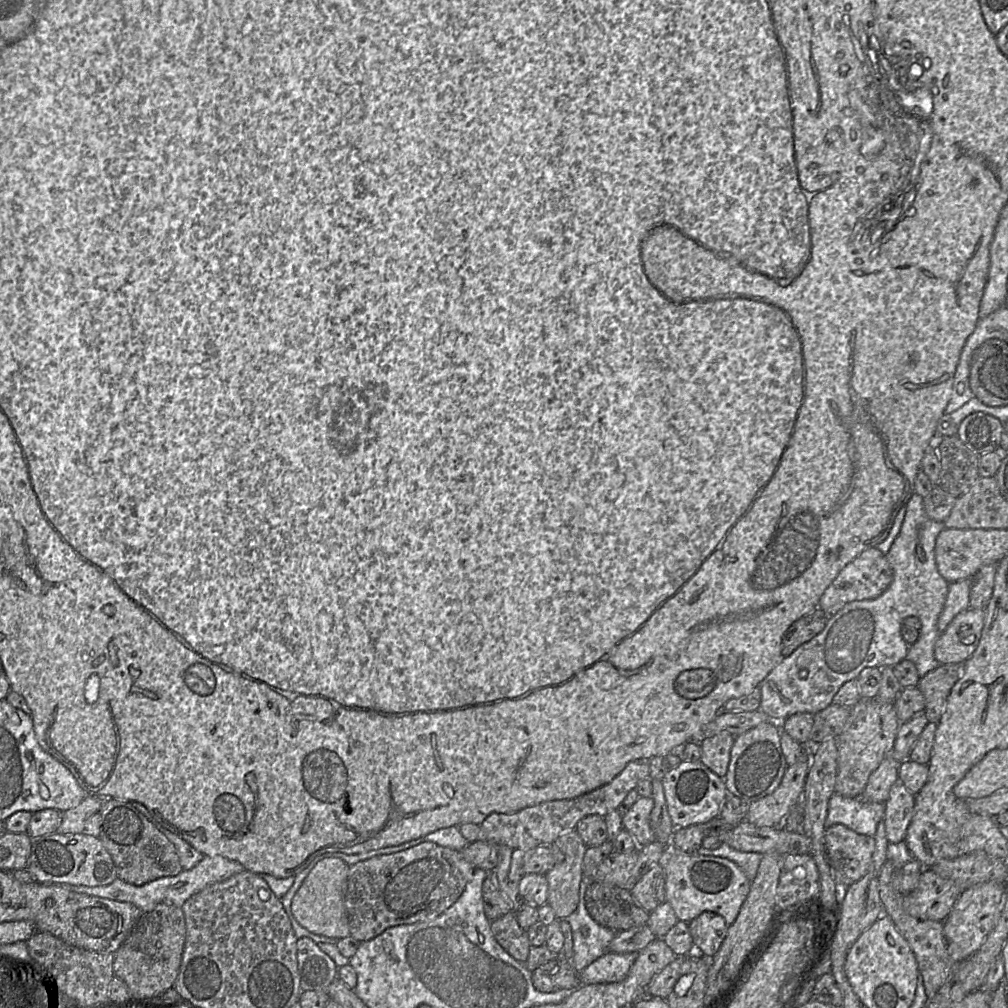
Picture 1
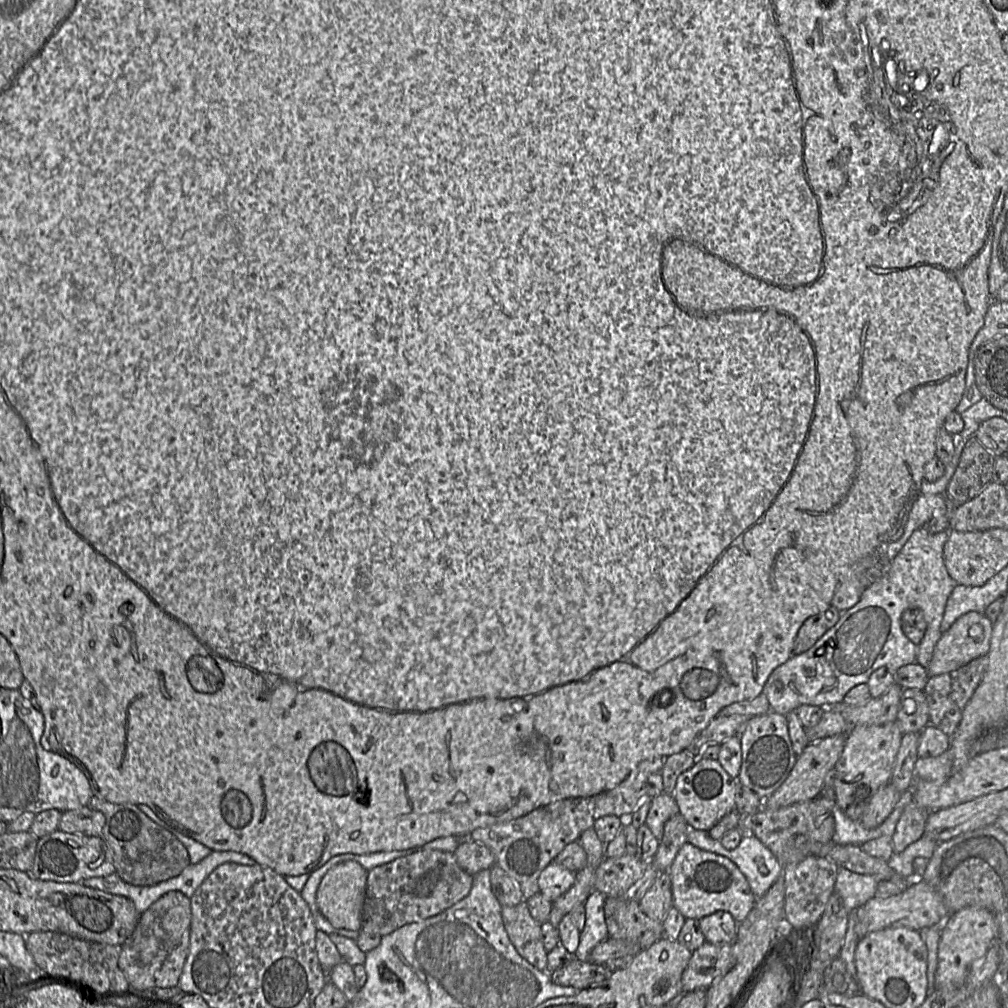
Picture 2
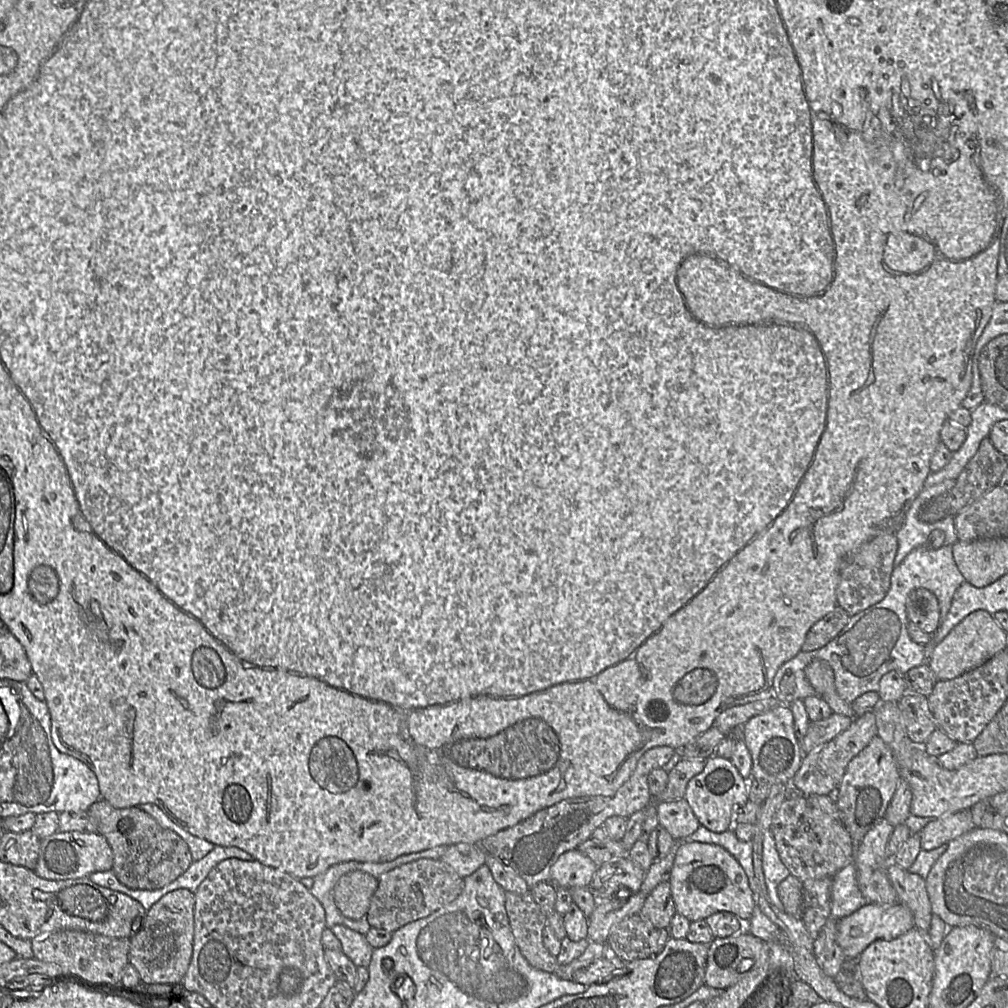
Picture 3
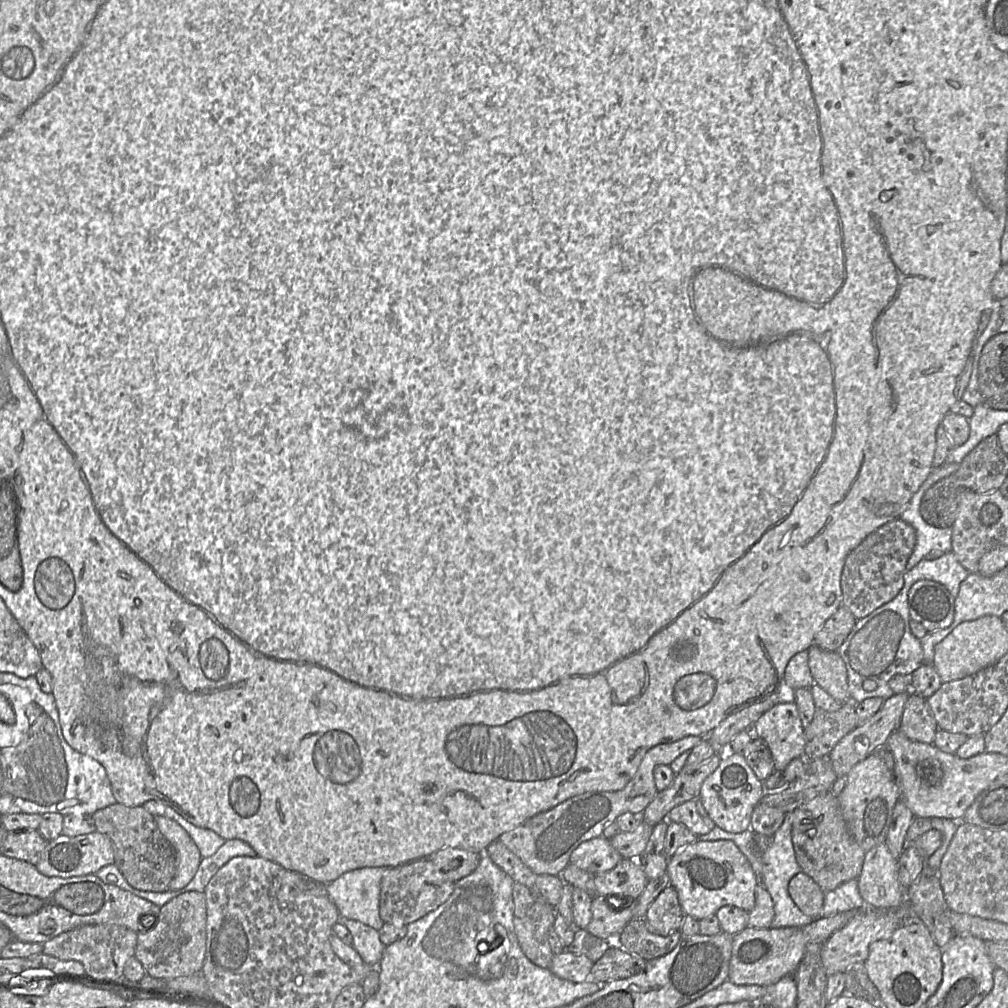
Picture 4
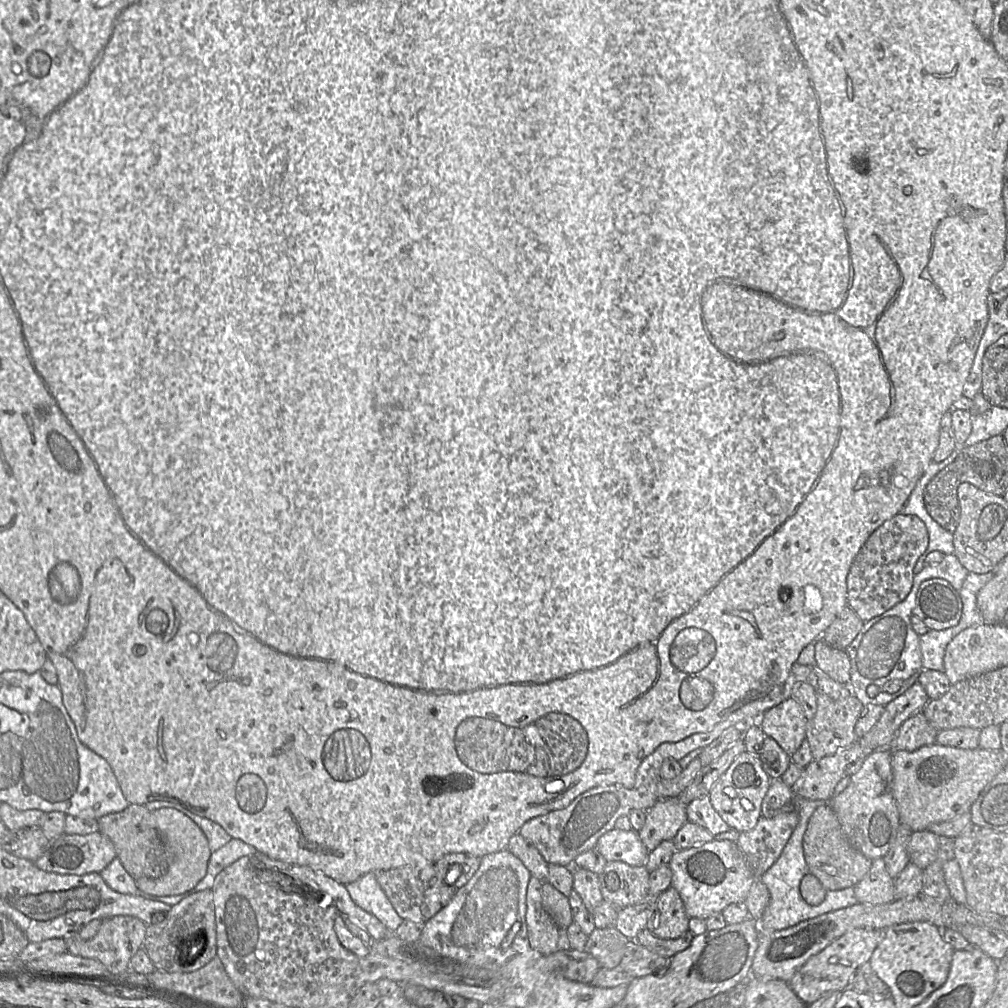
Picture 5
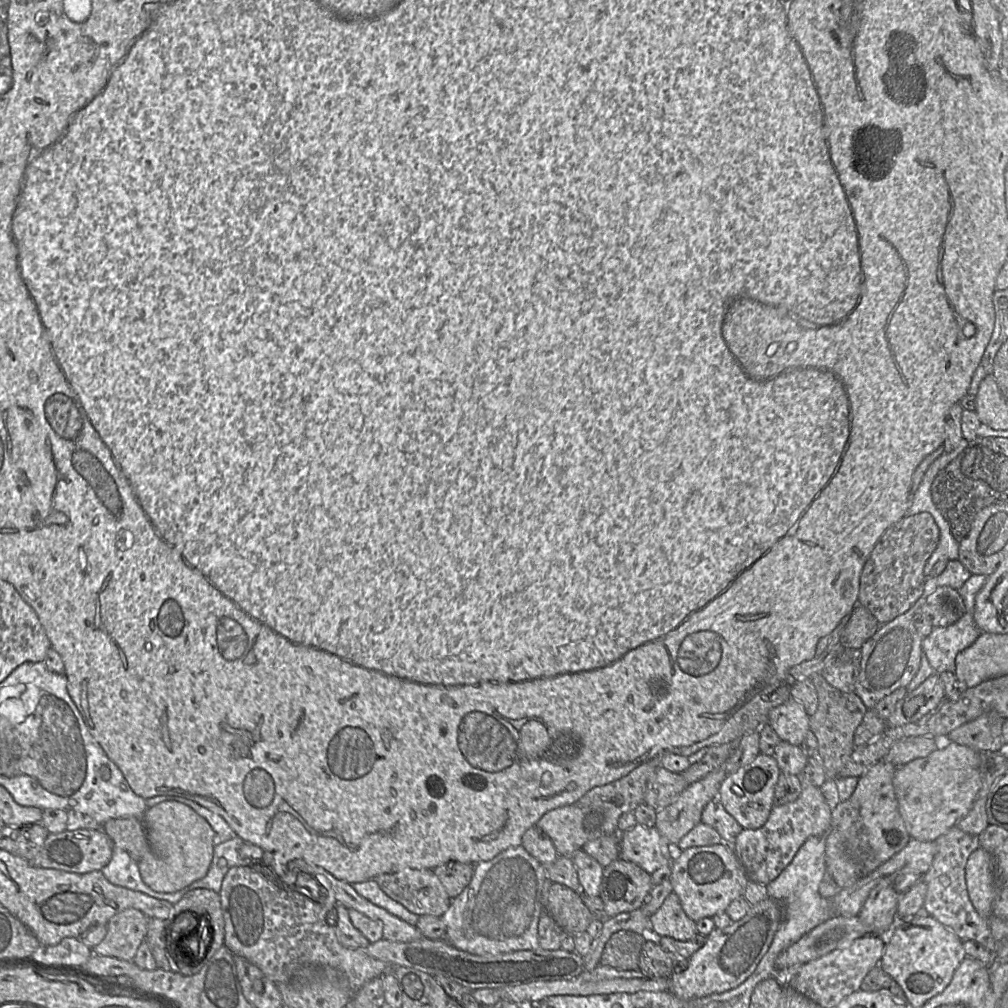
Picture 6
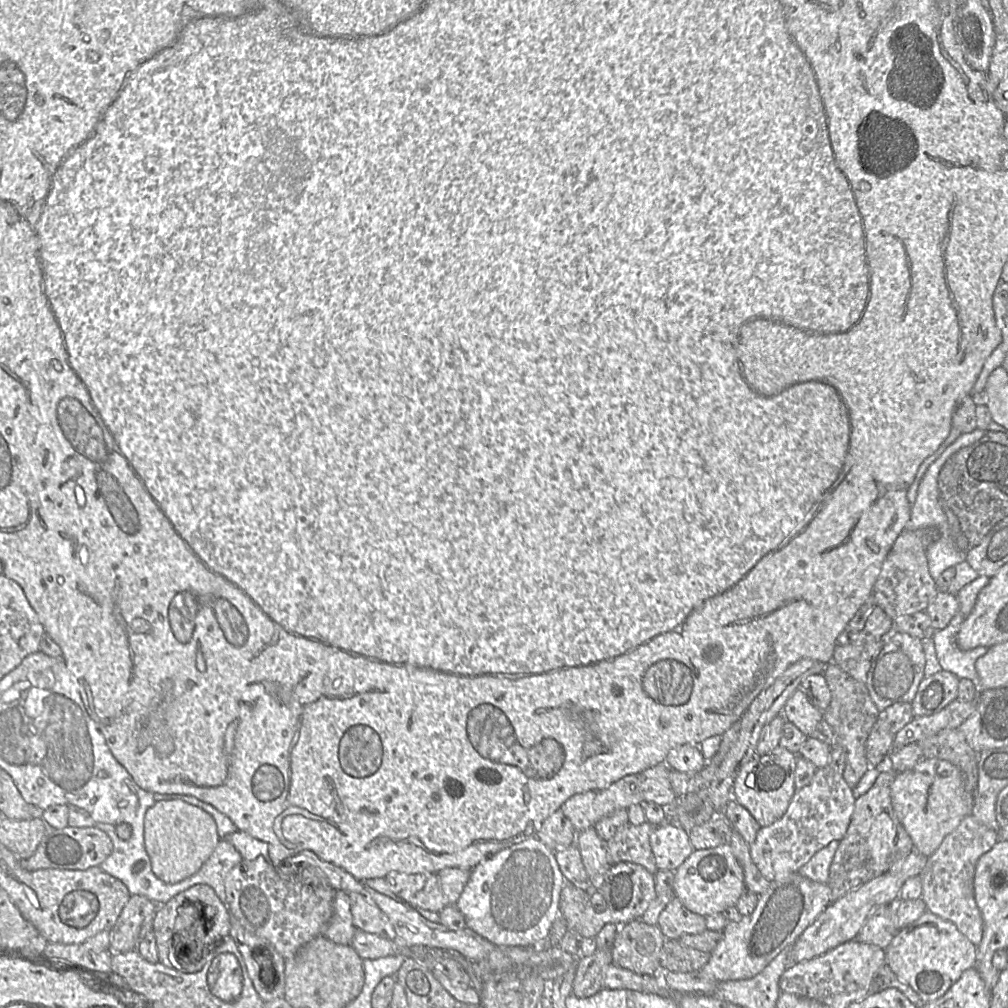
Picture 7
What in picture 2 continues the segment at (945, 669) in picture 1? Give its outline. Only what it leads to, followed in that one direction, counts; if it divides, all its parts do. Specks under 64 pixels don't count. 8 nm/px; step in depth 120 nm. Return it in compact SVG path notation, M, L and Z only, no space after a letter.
M985 655L970 661L957 670L929 677L923 692L927 698L930 723L933 726L942 730L948 736L951 736L955 732L961 721L962 712L966 704L981 682L987 664L988 658Z

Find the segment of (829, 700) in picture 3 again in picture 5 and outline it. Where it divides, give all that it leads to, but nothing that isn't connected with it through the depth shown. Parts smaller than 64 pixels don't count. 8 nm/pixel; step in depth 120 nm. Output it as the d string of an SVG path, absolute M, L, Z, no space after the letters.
M822 639L815 644L815 668L831 679L850 686L851 664L845 650L833 648Z

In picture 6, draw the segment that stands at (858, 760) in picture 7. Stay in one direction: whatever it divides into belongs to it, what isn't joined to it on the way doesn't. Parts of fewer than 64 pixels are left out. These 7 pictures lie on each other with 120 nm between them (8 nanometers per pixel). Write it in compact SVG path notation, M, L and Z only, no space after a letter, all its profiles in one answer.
M822 674L813 675L809 679L814 684L818 696L818 708L814 715L810 716L810 731L817 739L818 753L823 761L827 778L835 779L855 750L855 732L868 709L856 693L838 690L831 686Z

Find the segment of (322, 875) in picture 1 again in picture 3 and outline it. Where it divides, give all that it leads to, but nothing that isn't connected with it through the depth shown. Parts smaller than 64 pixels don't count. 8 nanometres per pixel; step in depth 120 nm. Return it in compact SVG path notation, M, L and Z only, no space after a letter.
M361 870L351 871L341 876L334 886L334 903L345 917L361 919L366 917L377 887L378 880L374 876Z

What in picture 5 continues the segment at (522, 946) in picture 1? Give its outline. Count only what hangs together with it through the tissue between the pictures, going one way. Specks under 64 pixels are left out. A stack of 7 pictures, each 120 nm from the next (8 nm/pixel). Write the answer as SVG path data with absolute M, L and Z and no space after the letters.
M531 877L526 894L526 923L530 946L542 956L558 951L560 928L544 910L541 903L543 881Z

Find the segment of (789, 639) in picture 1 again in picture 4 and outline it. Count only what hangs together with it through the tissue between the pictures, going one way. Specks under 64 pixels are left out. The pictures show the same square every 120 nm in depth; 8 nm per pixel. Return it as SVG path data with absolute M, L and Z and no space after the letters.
M841 605L815 635L814 645L824 650L837 651L852 631L856 621L849 608Z

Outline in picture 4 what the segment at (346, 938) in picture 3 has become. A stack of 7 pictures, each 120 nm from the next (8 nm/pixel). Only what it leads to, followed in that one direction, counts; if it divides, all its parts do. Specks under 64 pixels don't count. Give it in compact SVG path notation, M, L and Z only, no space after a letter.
M339 919L339 923L345 925L352 935L352 946L358 952L363 962L367 965L377 967L385 945L379 938L378 930L355 920Z

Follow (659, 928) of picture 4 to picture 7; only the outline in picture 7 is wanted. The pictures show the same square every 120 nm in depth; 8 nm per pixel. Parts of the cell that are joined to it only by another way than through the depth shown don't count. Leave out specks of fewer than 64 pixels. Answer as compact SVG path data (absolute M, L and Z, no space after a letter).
M674 896L660 913L657 926L666 939L672 940L707 930L706 917L688 910L677 896Z

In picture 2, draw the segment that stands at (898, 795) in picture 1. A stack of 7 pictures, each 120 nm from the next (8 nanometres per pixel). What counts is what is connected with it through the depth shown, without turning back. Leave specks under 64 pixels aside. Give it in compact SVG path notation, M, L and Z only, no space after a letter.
M911 790L904 794L904 808L892 836L894 852L902 852L923 836L929 812L916 804Z

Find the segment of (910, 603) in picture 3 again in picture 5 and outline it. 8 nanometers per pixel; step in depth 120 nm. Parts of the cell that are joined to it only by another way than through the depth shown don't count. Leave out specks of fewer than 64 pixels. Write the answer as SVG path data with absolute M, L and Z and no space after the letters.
M944 579L926 580L919 587L913 615L931 630L954 627L962 615L960 594Z

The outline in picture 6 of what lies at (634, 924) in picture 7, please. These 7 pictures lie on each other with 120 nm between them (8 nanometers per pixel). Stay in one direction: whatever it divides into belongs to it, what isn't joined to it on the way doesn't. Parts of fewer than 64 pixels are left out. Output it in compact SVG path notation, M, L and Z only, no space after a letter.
M631 930L615 932L607 941L599 964L621 970L638 970L641 950L648 937L648 934Z

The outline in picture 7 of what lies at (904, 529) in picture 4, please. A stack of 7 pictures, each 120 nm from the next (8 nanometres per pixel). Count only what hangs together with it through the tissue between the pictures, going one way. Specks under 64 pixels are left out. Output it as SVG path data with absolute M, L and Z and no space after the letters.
M905 529L896 539L885 558L880 574L874 584L871 600L892 620L901 616L925 611L939 592L928 568L926 551L936 540L935 529Z

